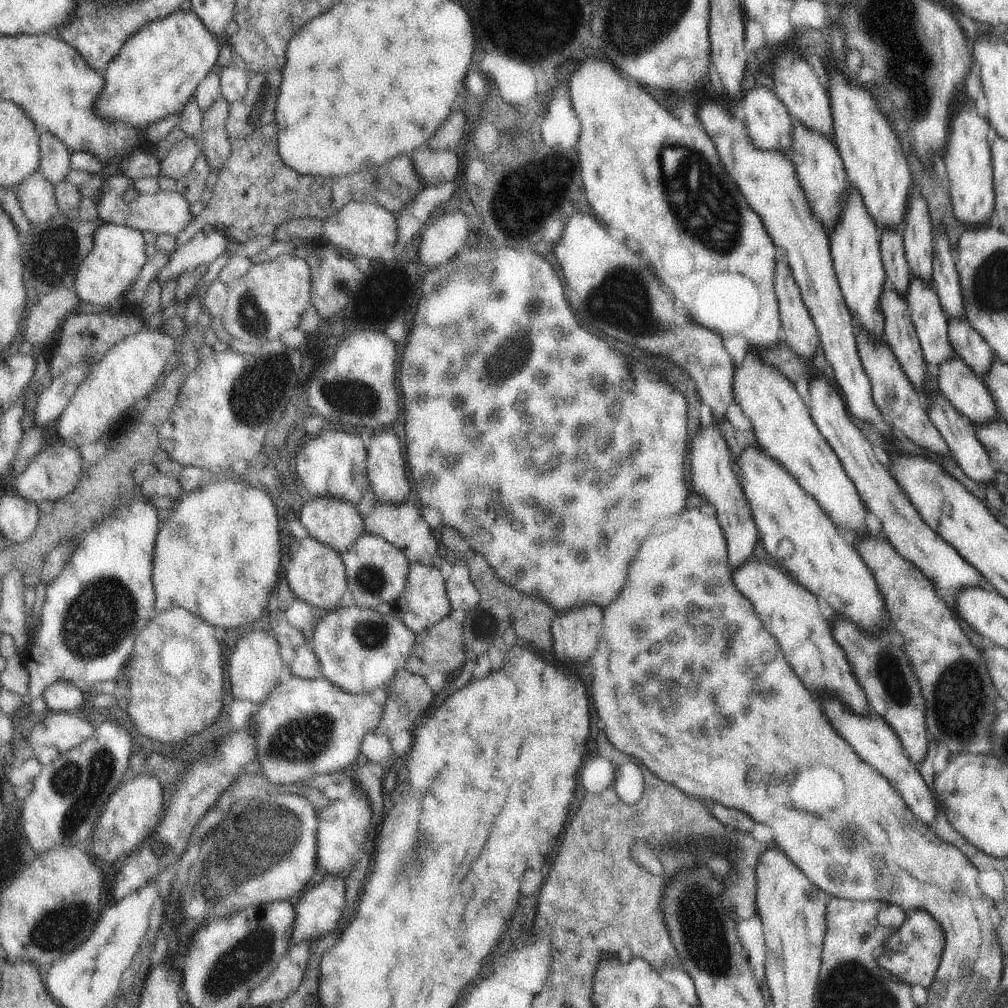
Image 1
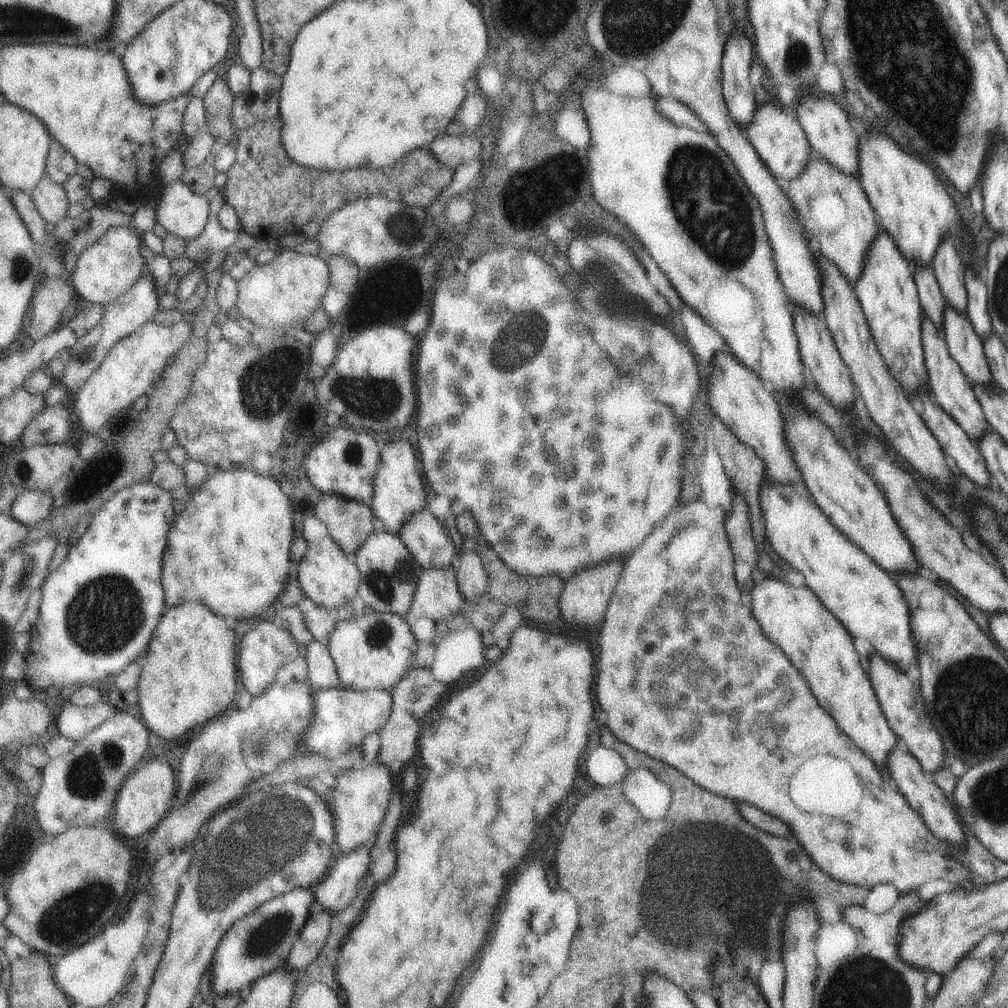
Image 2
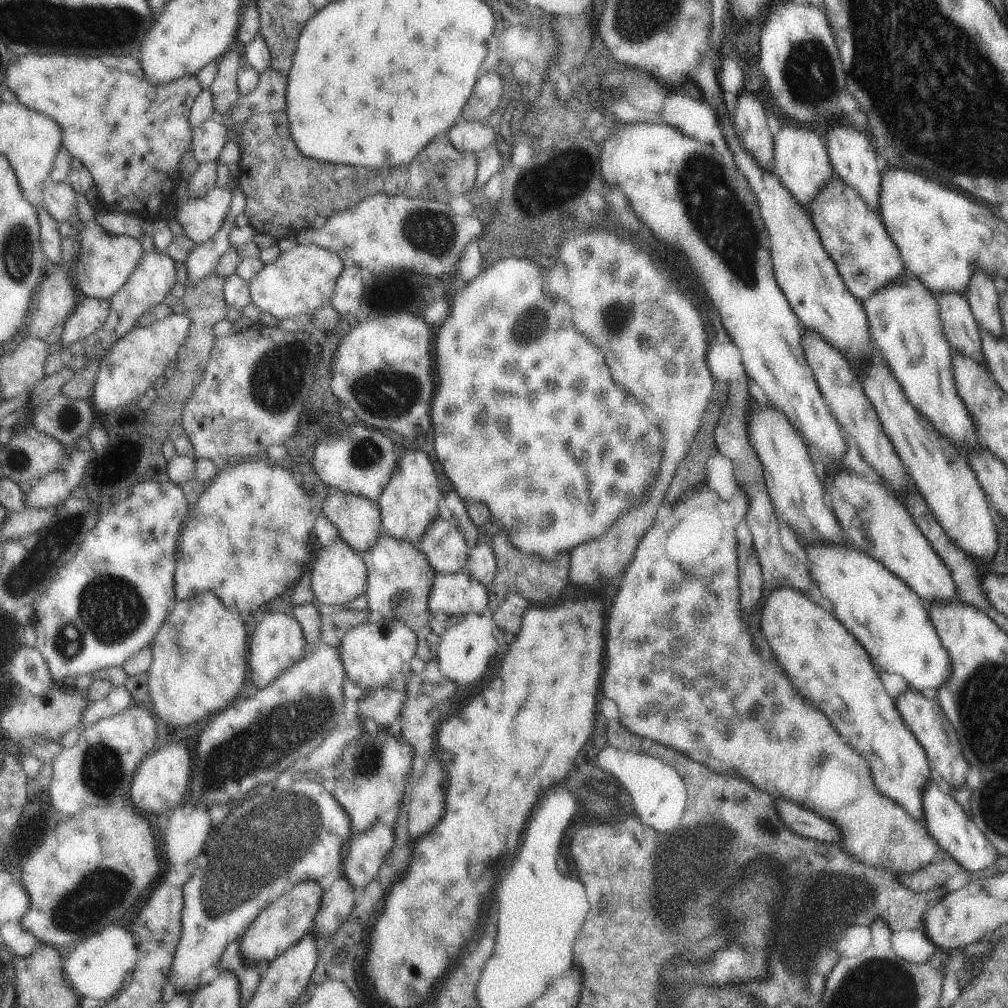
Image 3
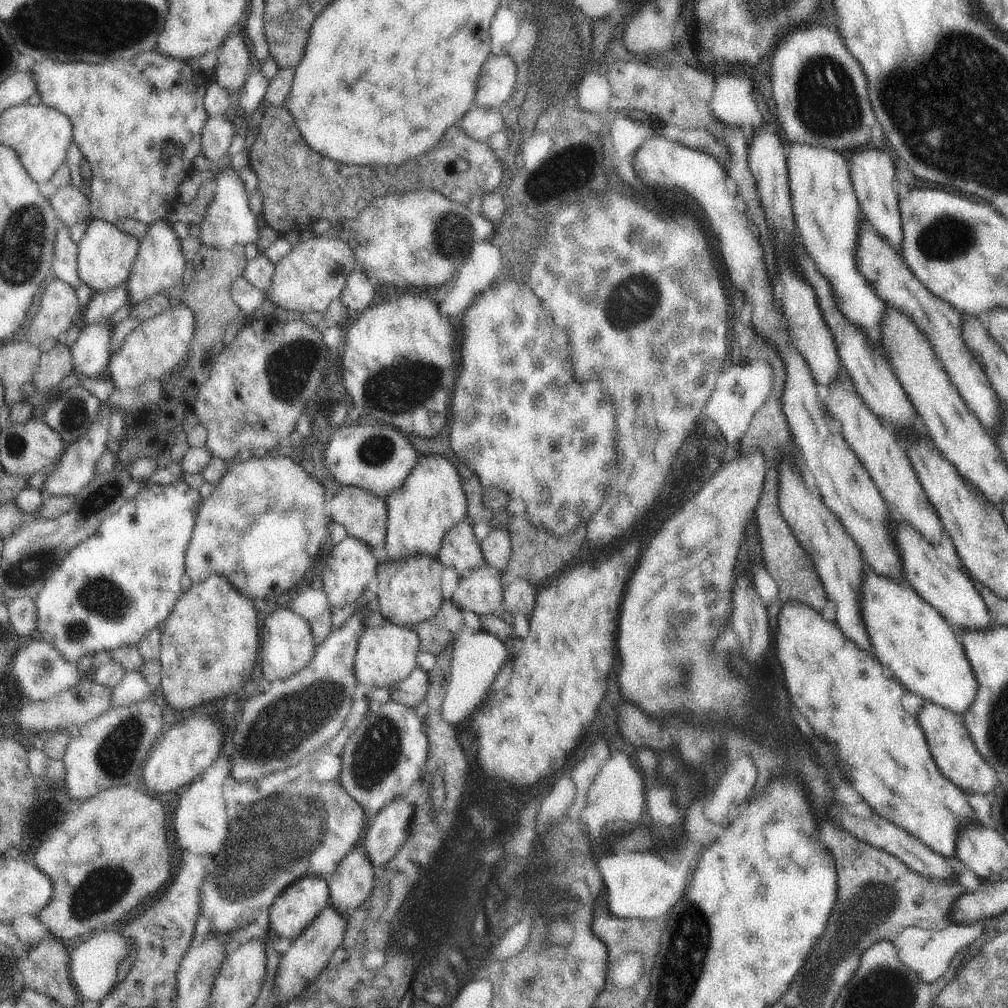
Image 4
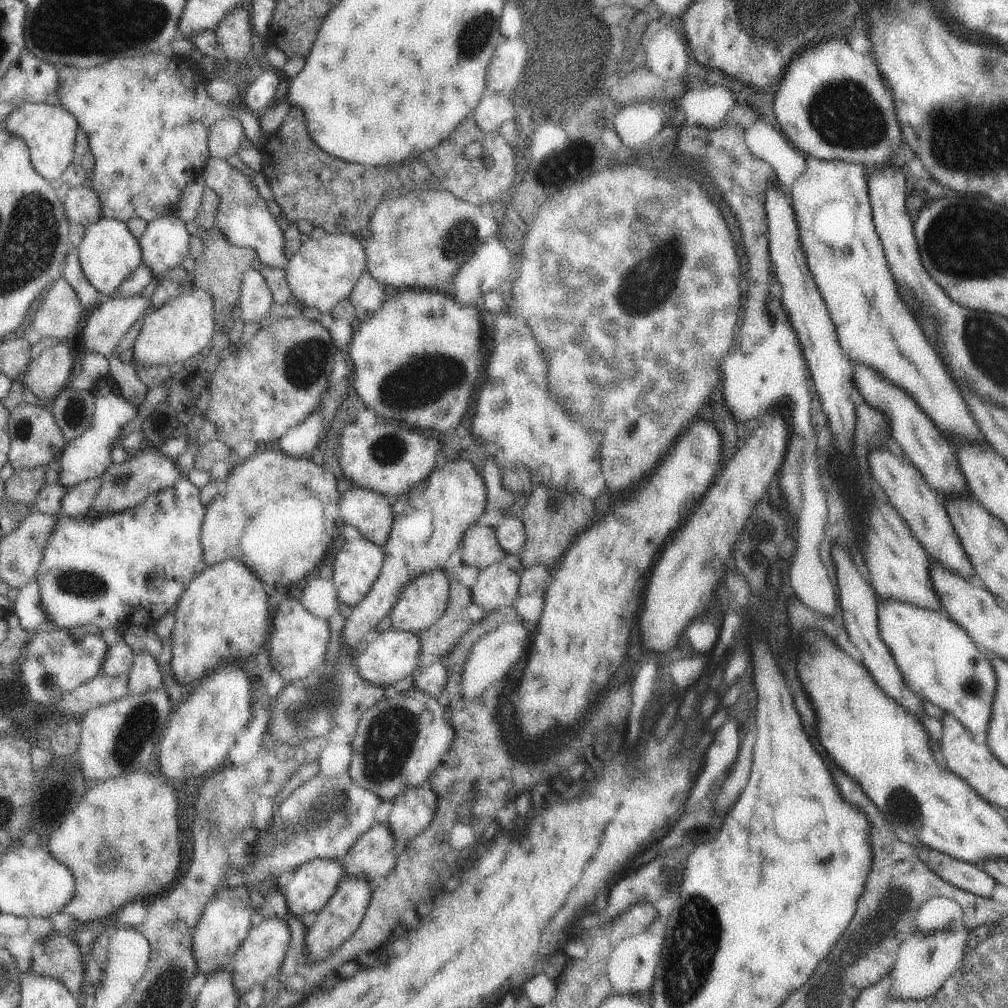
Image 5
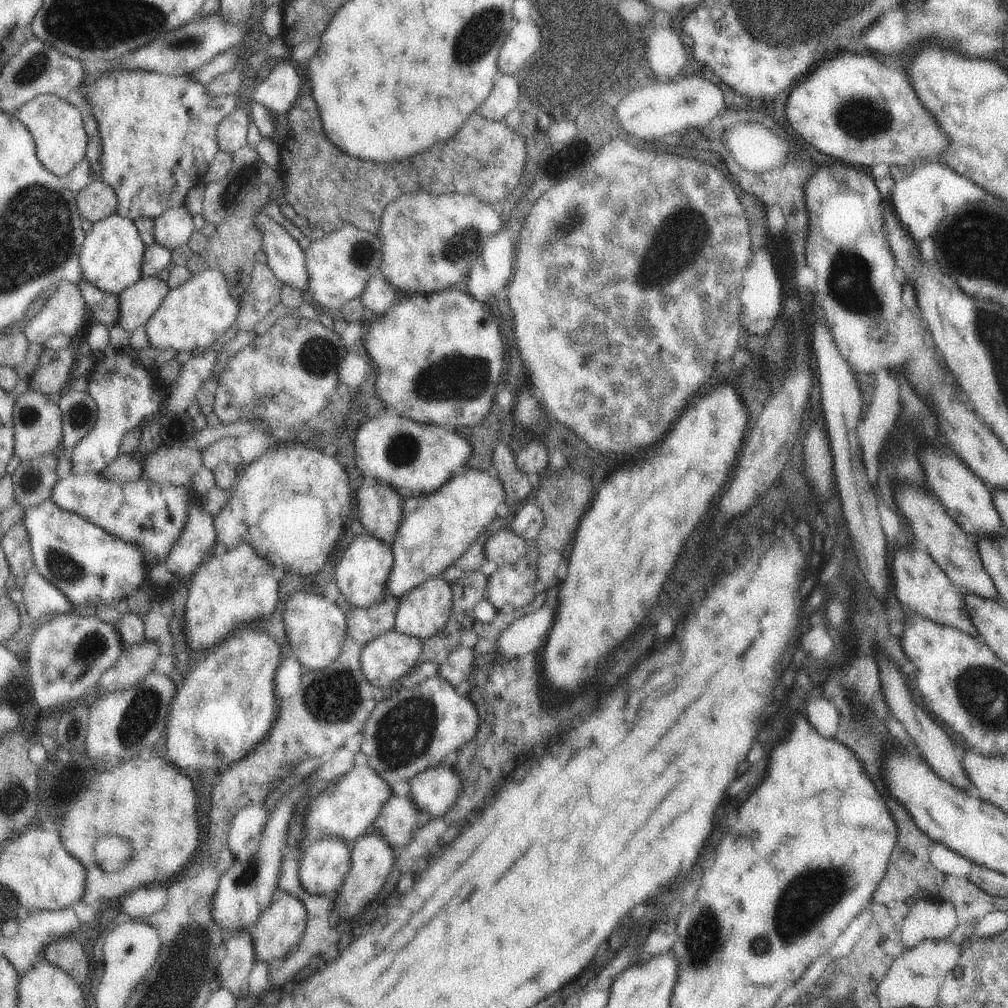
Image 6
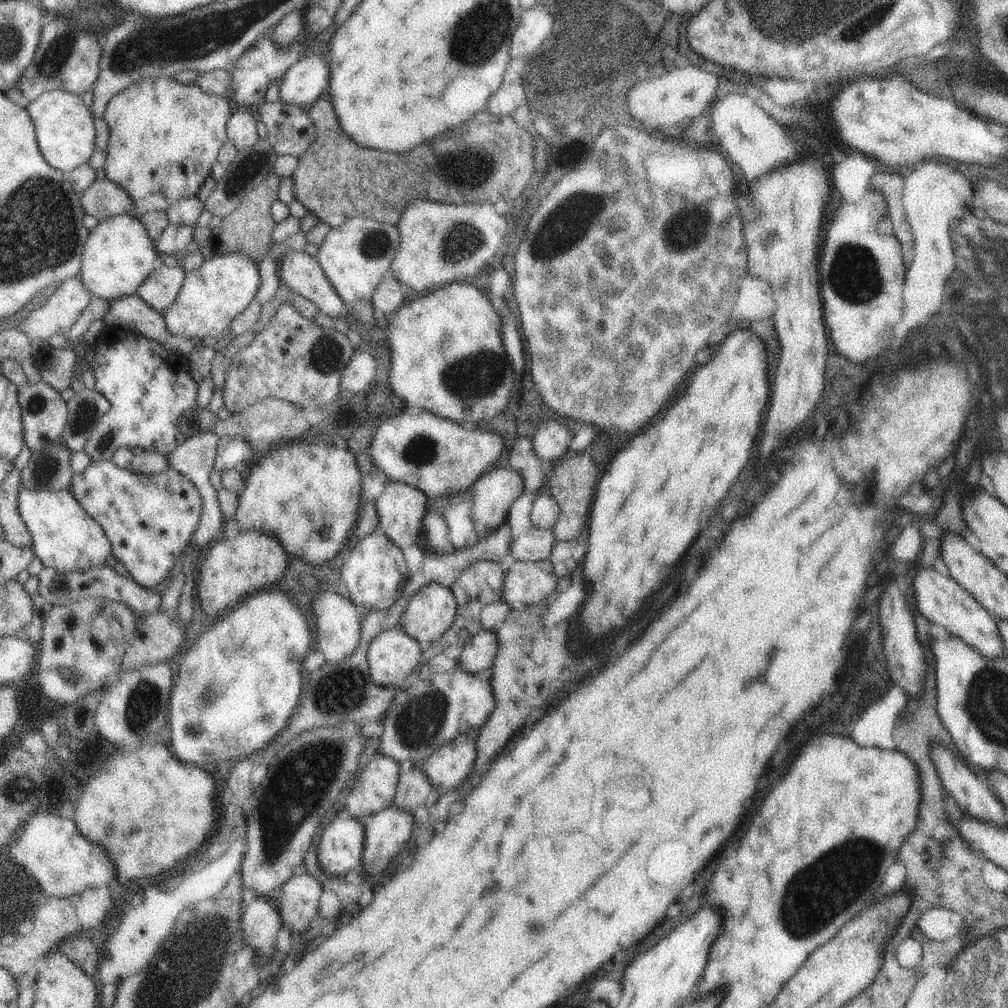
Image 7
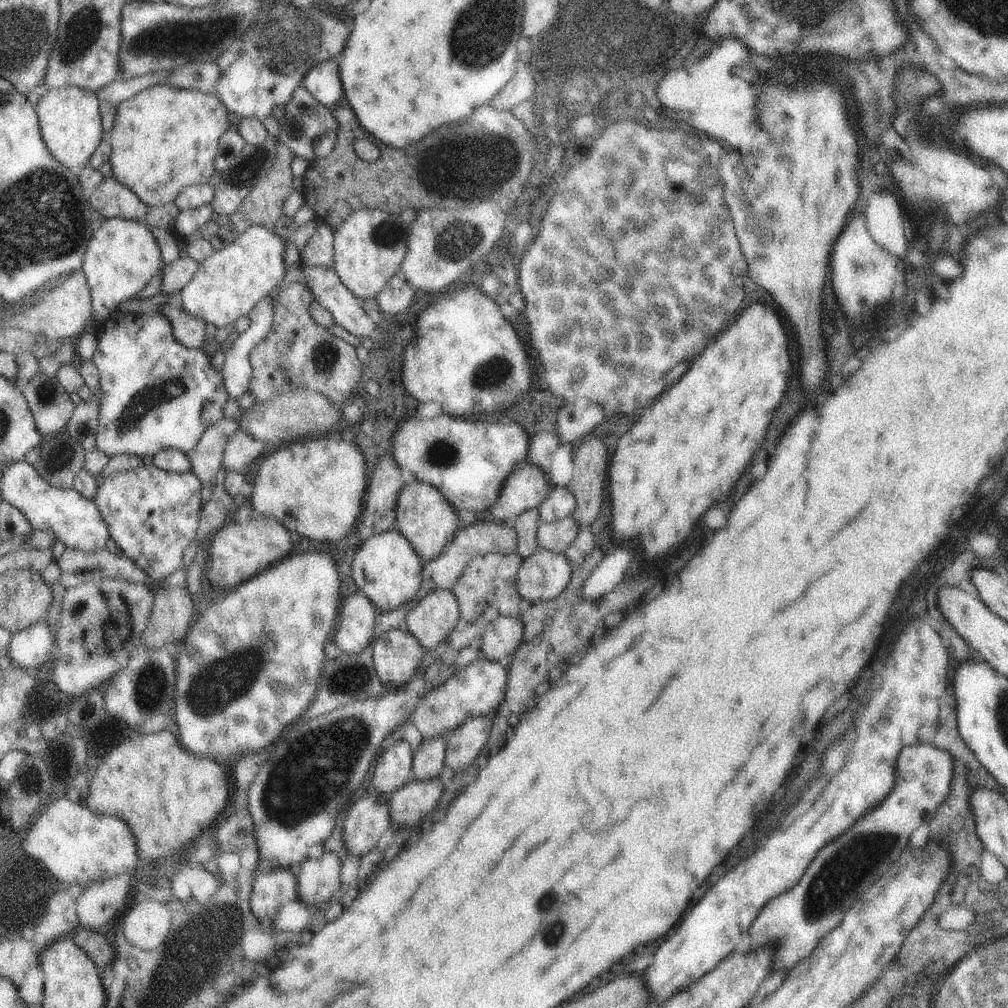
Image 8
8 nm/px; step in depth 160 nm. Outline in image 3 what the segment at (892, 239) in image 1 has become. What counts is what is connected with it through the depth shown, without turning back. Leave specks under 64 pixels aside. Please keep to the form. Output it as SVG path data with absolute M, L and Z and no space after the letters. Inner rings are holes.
M947 292L940 293L935 298L939 304L943 331L952 350L972 357L985 366L981 355L982 331L977 326L965 296L958 292Z

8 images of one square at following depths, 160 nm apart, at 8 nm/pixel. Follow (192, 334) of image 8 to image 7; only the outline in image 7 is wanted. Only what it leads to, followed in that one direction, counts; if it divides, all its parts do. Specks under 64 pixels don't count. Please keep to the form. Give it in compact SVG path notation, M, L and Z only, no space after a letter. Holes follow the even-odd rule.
M134 293L113 301L103 316L106 327L120 327L158 341L167 352L190 356L195 350L194 341L174 336L166 328L164 314L157 313Z

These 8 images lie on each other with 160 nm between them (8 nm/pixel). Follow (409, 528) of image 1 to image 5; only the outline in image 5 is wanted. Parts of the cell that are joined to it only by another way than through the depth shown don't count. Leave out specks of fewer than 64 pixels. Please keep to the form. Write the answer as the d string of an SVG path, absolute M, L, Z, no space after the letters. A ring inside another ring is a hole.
M477 522L466 529L460 546L463 563L479 569L488 568L506 556L496 540L495 529Z

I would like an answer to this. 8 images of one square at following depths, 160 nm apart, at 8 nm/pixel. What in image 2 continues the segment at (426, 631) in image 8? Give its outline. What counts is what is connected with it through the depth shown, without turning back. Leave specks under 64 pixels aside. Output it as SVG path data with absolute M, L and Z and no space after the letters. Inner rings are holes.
M373 532L356 551L354 563L360 573L357 594L364 601L366 611L404 617L412 604L417 582L423 571L404 541L394 533Z

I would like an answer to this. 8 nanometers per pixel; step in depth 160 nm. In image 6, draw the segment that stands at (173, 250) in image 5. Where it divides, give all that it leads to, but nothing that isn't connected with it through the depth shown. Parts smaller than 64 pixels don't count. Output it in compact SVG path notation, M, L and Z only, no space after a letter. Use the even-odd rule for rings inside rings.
M182 205L175 209L168 209L155 220L153 239L154 243L172 251L186 246L194 231L193 216L190 216L186 207Z

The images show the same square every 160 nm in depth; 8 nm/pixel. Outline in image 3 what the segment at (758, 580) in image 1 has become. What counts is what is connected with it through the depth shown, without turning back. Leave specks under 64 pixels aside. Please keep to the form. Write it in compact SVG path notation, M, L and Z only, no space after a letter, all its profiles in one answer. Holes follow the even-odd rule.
M780 587L770 593L765 607L762 608L760 622L760 633L766 638L780 666L785 671L788 668L787 674L796 692L800 692L804 700L808 700L812 706L816 706L828 716L828 720L832 722L836 732L842 736L842 740L854 746L856 752L862 752L862 756L868 760L872 768L876 788L884 796L890 797L904 807L907 813L916 820L921 820L926 824L925 811L921 803L922 793L923 788L934 779L935 775L927 763L926 751L904 724L894 699L884 692L882 682L858 639L854 638L833 614L814 603L809 595L790 587Z

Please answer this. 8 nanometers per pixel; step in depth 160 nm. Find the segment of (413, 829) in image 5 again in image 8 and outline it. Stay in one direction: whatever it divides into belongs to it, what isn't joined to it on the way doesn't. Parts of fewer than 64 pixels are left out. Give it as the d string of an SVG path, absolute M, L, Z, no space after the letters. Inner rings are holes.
M476 716L462 726L448 733L446 738L446 760L444 766L454 774L464 772L484 748L488 736L494 728L494 716Z

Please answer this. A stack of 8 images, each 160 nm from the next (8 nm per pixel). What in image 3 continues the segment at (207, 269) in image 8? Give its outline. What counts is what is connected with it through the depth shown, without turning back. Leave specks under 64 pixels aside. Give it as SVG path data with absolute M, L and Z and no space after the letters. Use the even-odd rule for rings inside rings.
M172 313L164 320L134 327L119 338L99 364L90 401L94 410L98 414L110 414L122 406L128 408L142 394L158 387L175 364L177 352L186 342L190 325L191 318L186 313Z

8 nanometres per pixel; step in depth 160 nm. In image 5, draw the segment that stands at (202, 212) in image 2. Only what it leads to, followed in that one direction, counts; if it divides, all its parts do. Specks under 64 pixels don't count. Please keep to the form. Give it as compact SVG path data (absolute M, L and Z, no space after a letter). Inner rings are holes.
M210 156L201 172L205 183L219 196L215 227L224 238L237 247L251 248L257 252L256 263L269 267L286 268L289 259L284 255L284 232L275 220L275 208L260 196L253 180L226 160Z

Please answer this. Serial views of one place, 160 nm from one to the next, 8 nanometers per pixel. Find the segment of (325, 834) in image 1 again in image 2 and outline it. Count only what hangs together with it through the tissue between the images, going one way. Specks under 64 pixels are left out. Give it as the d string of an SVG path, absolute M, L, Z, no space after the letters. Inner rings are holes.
M375 760L367 768L360 766L346 771L337 779L336 786L328 788L328 792L322 795L333 816L335 843L338 844L342 857L366 844L371 834L377 832L386 814L393 788L391 774L386 765Z

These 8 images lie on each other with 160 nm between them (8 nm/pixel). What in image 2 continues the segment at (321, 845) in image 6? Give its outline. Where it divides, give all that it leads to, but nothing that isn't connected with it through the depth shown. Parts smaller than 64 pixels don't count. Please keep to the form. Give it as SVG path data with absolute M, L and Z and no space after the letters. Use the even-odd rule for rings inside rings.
M294 889L293 891L288 891L272 900L266 901L250 914L232 923L232 926L222 935L214 951L209 968L209 985L215 992L215 996L232 996L236 993L241 993L242 989L253 986L253 984L263 976L282 969L294 943L298 940L301 930L304 928L305 922L314 912L314 902L315 898L312 889Z

